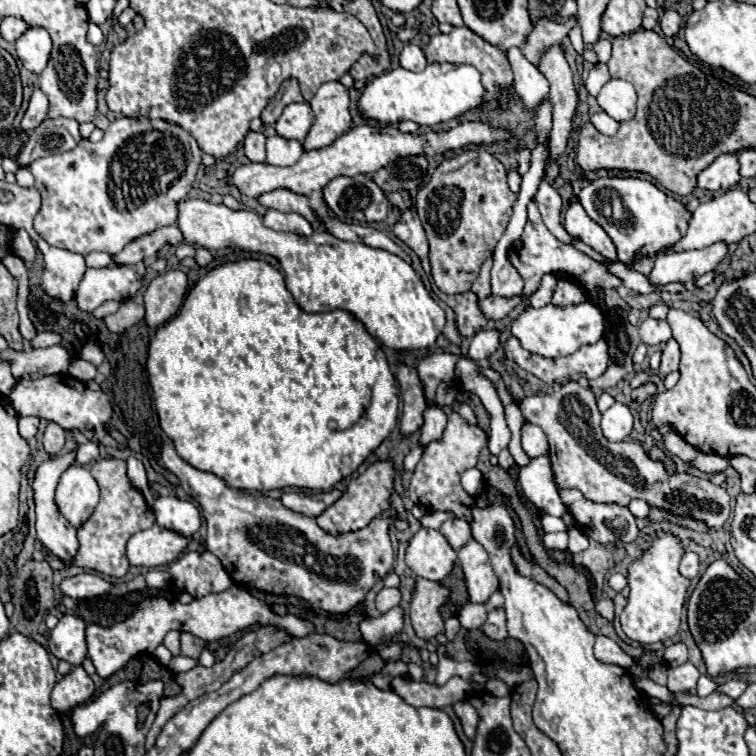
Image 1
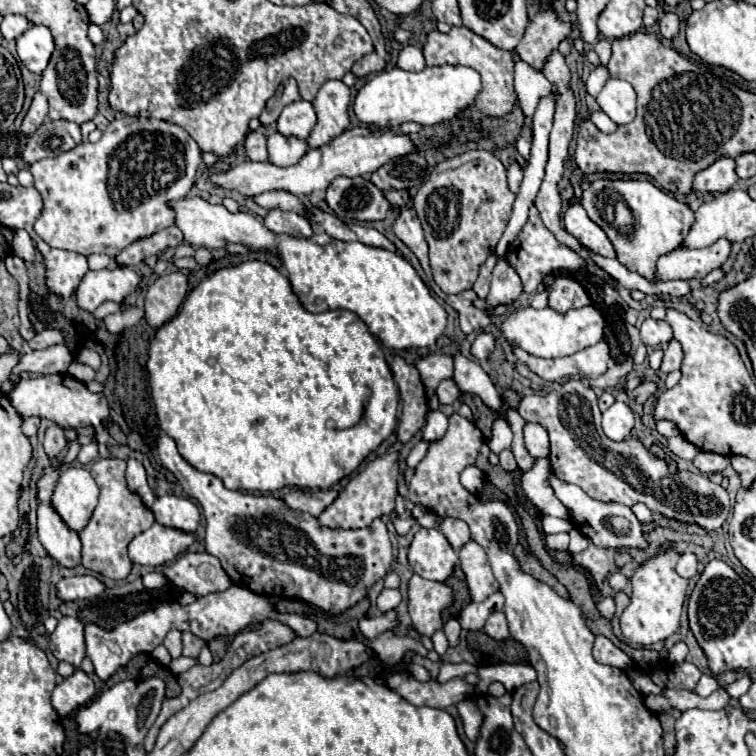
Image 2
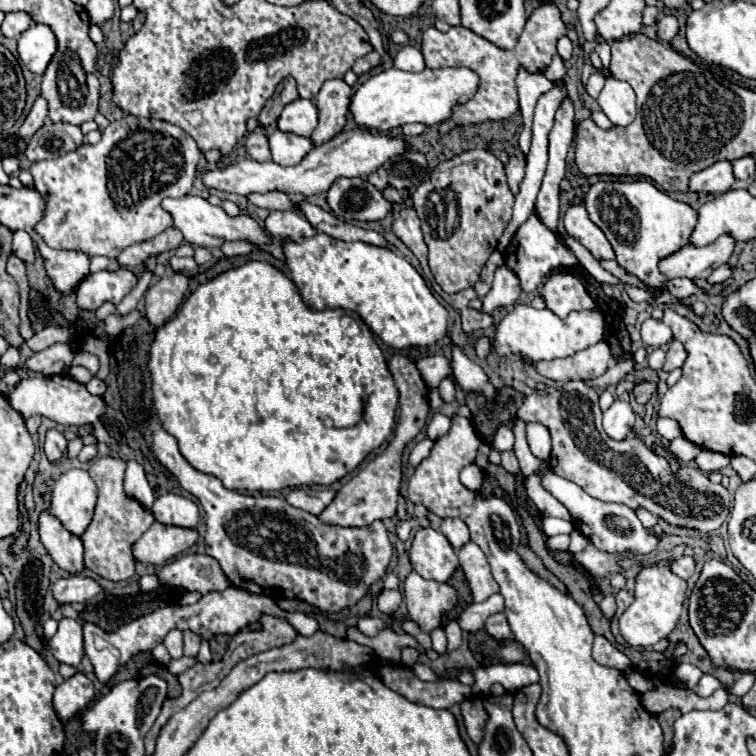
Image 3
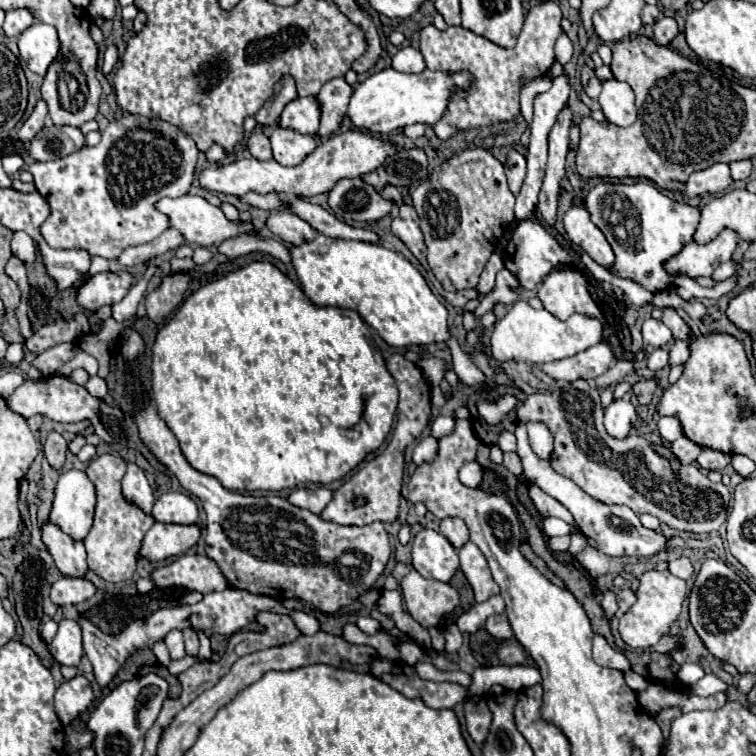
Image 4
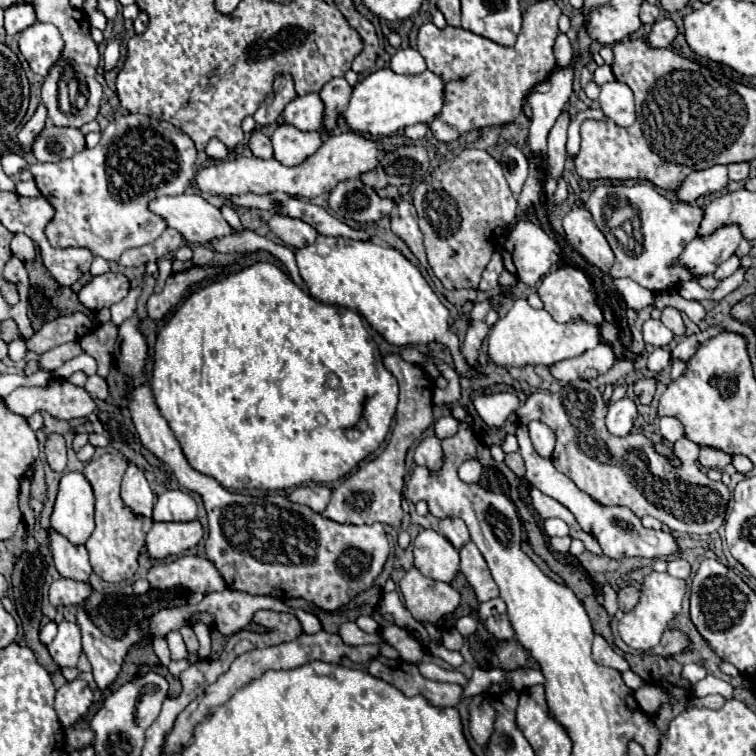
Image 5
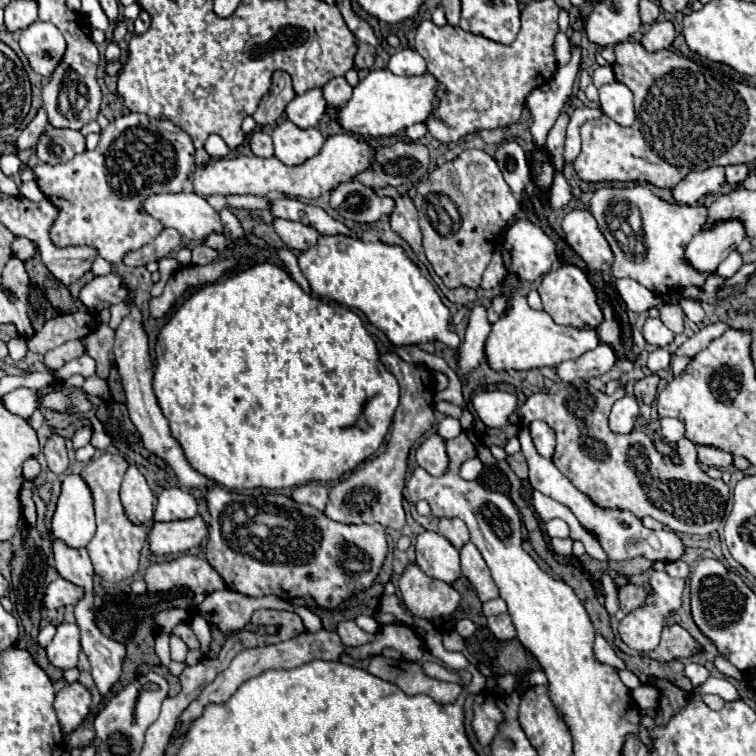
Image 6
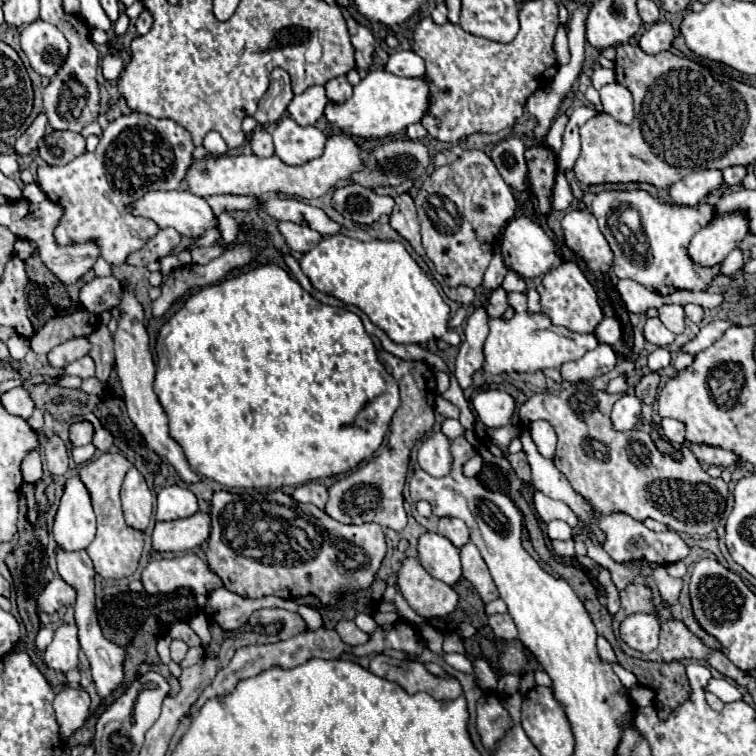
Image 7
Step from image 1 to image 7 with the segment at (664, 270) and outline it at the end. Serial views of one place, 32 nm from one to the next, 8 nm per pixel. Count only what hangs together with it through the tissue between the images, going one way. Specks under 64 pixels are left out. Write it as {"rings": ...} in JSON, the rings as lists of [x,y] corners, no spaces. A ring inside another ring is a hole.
{"rings":[[[732,212],[714,218],[690,242],[688,256],[700,268],[720,264],[748,234],[748,220],[744,212]]]}

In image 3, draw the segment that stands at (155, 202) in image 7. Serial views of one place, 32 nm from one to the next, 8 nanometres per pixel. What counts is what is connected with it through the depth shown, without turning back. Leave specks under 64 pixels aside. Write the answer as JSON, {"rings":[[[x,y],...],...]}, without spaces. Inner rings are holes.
{"rings":[[[184,196],[184,198],[166,198],[162,206],[172,214],[174,226],[184,234],[184,240],[194,246],[204,246],[204,248],[220,248],[224,240],[246,240],[254,246],[270,244],[272,236],[266,232],[264,226],[260,226],[252,216],[248,214],[238,214],[238,216],[228,216],[222,206],[212,206],[208,200],[200,196]]]}

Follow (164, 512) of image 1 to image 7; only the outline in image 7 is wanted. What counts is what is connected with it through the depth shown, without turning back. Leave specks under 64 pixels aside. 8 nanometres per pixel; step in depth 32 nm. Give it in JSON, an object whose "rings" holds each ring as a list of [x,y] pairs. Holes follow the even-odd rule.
{"rings":[[[168,486],[158,492],[156,520],[178,520],[198,512],[196,496],[182,486]]]}

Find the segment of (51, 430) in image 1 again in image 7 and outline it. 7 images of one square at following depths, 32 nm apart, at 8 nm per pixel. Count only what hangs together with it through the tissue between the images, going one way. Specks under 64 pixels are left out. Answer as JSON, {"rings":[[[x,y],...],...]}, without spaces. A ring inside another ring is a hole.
{"rings":[[[54,434],[52,438],[48,438],[48,442],[44,446],[44,460],[52,474],[60,476],[68,470],[68,452],[66,452],[66,446],[60,436]]]}

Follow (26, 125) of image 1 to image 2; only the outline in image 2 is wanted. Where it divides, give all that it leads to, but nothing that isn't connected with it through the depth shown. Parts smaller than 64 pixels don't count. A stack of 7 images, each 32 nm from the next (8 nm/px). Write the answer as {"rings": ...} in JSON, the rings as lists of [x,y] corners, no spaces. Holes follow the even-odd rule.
{"rings":[[[36,92],[34,98],[32,98],[32,104],[30,104],[30,110],[26,112],[26,116],[22,120],[20,130],[26,136],[30,136],[46,120],[46,116],[48,116],[48,100],[46,100],[46,96],[42,92]]]}

